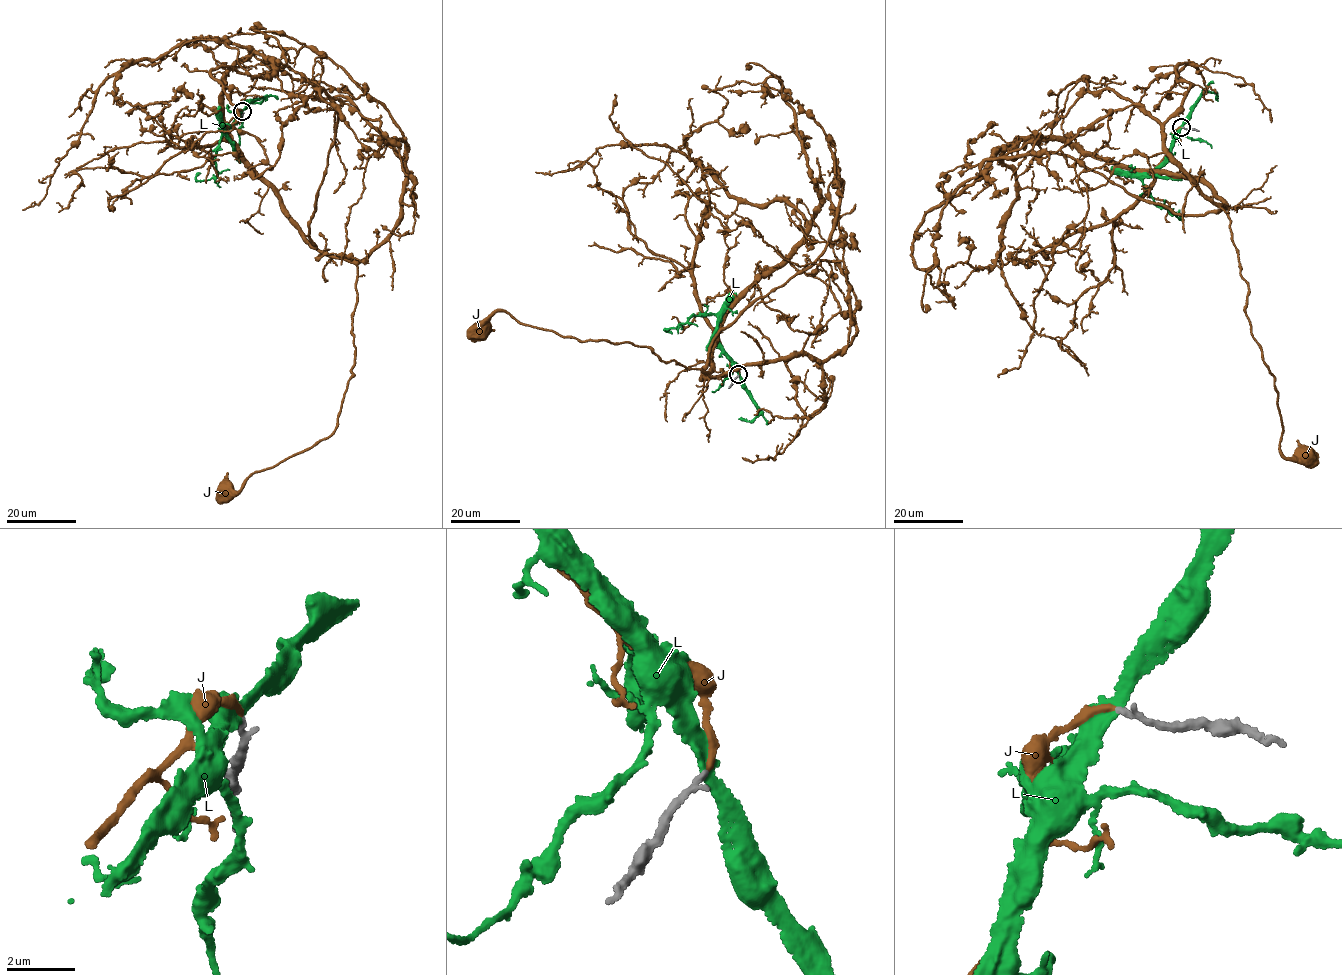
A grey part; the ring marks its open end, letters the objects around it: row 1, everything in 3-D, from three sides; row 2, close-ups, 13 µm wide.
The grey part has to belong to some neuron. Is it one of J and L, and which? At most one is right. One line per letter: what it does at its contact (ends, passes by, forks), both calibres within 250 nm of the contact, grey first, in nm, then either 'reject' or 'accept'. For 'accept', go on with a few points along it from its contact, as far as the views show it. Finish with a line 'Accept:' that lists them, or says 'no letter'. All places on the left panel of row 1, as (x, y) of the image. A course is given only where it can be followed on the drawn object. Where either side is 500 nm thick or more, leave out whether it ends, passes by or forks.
J: it ends there; 190 nm thick on the grey side, 180 nm on the other; accept; it runs (242, 112), (221, 135), (303, 237), (357, 265), (355, 348), (334, 431), (227, 490)
L: it passes by; 200 nm thick on the grey side, 320 nm on the other; reject
Accept: J

